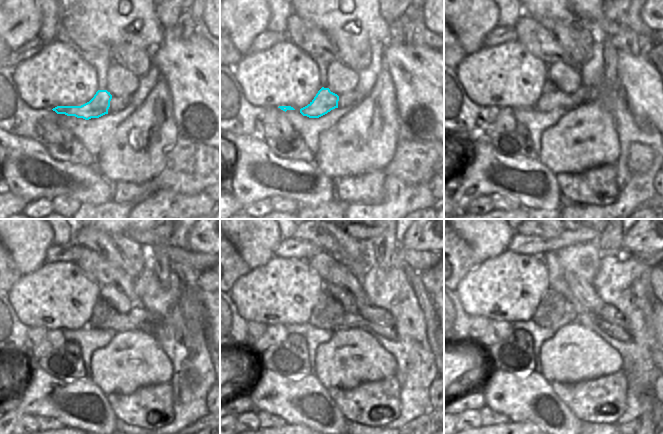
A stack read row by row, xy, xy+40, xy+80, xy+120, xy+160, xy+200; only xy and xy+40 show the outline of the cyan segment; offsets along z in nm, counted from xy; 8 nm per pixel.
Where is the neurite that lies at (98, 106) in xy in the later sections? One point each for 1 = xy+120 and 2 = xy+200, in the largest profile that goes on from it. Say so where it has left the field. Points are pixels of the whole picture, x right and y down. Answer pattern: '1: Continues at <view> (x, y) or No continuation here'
1: Continues at xy+120 (119, 322)
2: Continues at xy+200 (604, 329).

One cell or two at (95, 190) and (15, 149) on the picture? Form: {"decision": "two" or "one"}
{"decision": "one"}

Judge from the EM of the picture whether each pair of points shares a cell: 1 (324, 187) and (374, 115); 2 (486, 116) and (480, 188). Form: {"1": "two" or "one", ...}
{"1": "two", "2": "two"}

